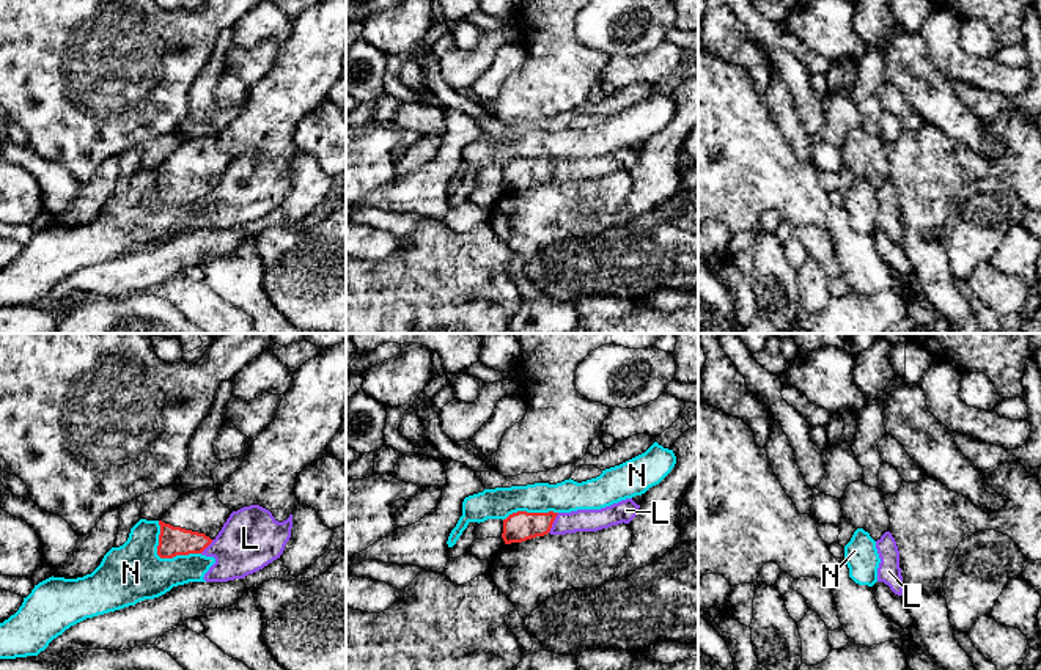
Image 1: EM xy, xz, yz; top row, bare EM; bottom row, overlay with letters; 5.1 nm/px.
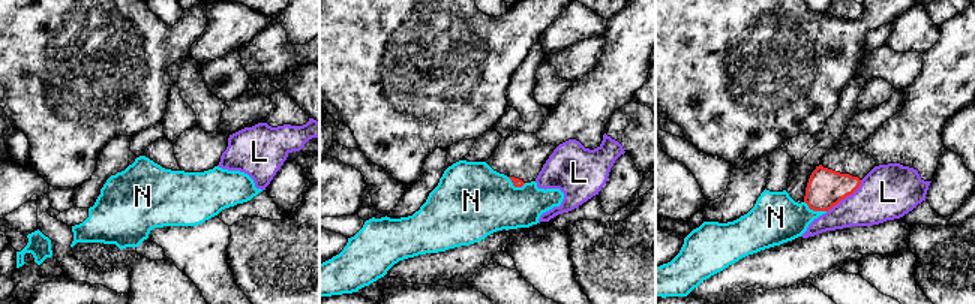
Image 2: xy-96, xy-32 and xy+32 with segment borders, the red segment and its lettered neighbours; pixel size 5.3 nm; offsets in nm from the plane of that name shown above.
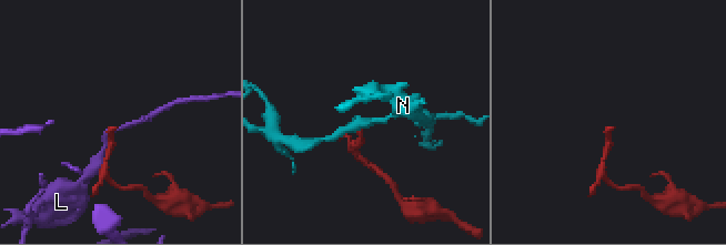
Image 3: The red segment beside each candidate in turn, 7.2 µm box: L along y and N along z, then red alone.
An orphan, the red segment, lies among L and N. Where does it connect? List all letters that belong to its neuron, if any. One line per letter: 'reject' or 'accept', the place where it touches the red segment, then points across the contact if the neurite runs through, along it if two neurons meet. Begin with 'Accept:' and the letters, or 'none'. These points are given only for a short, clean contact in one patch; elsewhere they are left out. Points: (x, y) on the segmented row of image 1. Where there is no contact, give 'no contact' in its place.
Accept: none
L: reject | xz (552, 522)
N: reject | xy (162, 557) | along xy (158, 521), (158, 554), (161, 557), (200, 554)

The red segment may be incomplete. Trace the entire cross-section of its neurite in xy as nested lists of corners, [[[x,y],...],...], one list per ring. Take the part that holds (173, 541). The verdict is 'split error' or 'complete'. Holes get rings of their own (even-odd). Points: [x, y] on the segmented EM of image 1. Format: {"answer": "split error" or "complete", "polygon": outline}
{"answer": "split error", "polygon": [[[197,488],[181,494],[159,521],[157,555],[201,554],[219,535],[231,510],[219,500],[217,489]]]}

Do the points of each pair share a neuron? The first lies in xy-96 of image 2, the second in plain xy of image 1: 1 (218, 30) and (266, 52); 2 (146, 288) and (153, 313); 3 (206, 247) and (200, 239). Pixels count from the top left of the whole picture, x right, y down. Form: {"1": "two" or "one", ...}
{"1": "two", "2": "two", "3": "two"}

